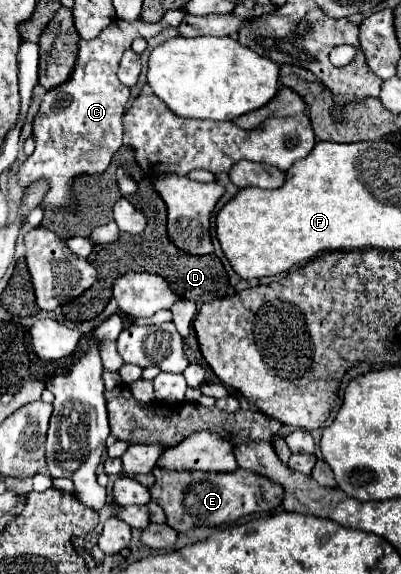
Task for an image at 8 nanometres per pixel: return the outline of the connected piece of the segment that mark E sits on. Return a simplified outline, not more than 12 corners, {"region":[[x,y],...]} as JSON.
{"region":[[153,468],[151,500],[179,532],[221,526],[283,500],[235,472]]}

